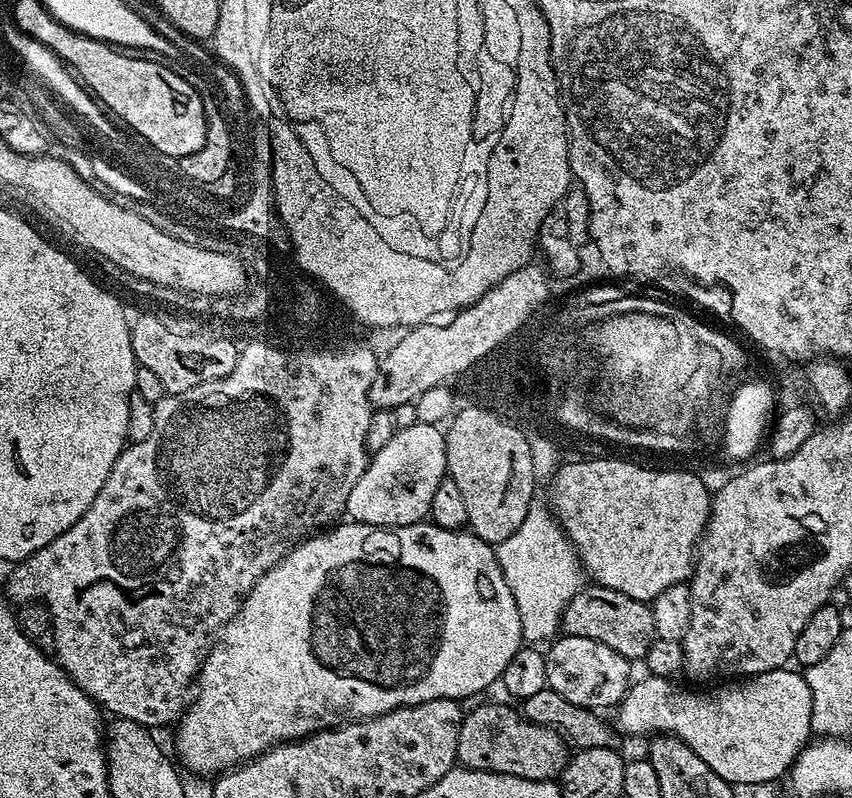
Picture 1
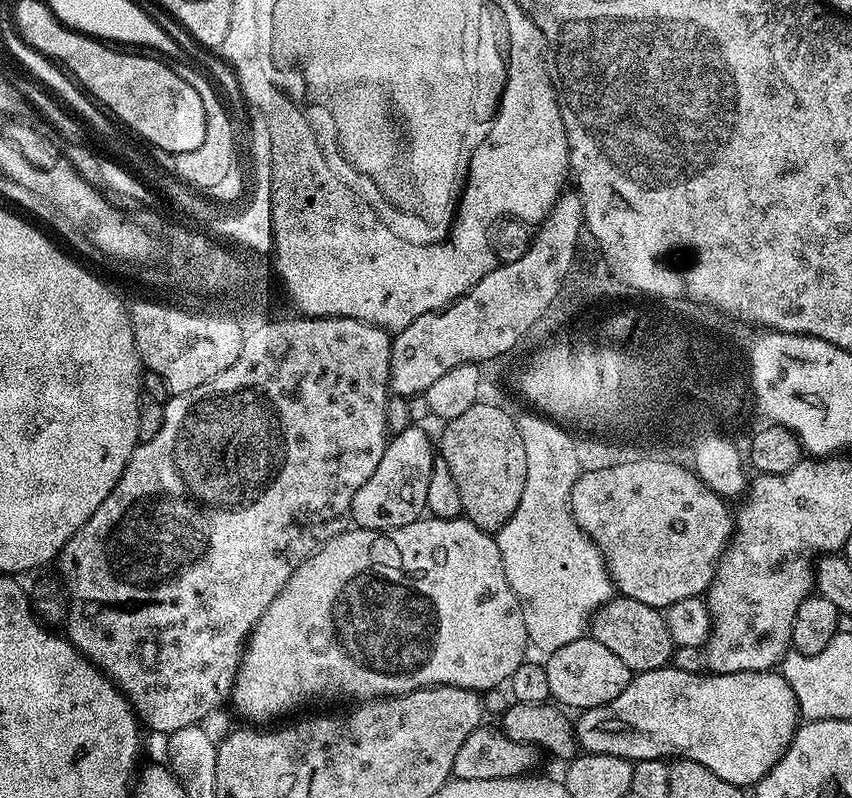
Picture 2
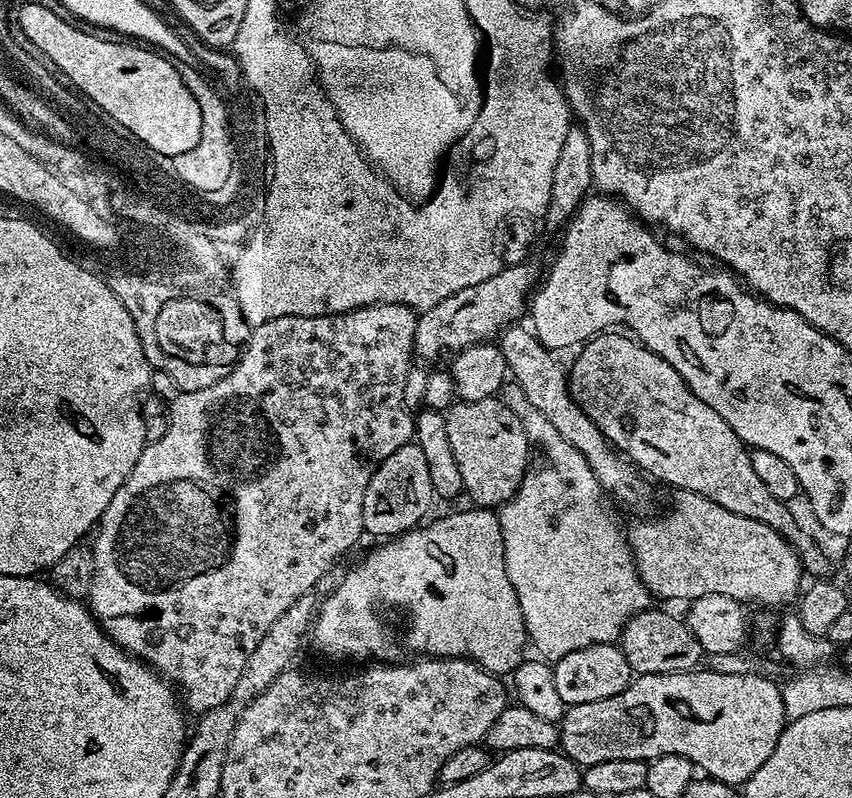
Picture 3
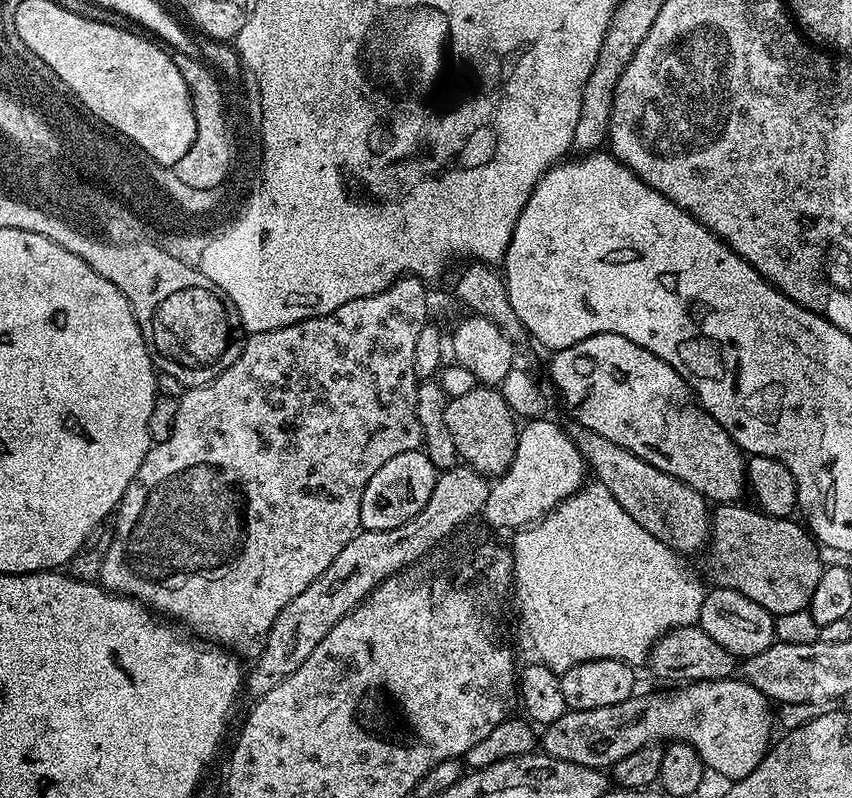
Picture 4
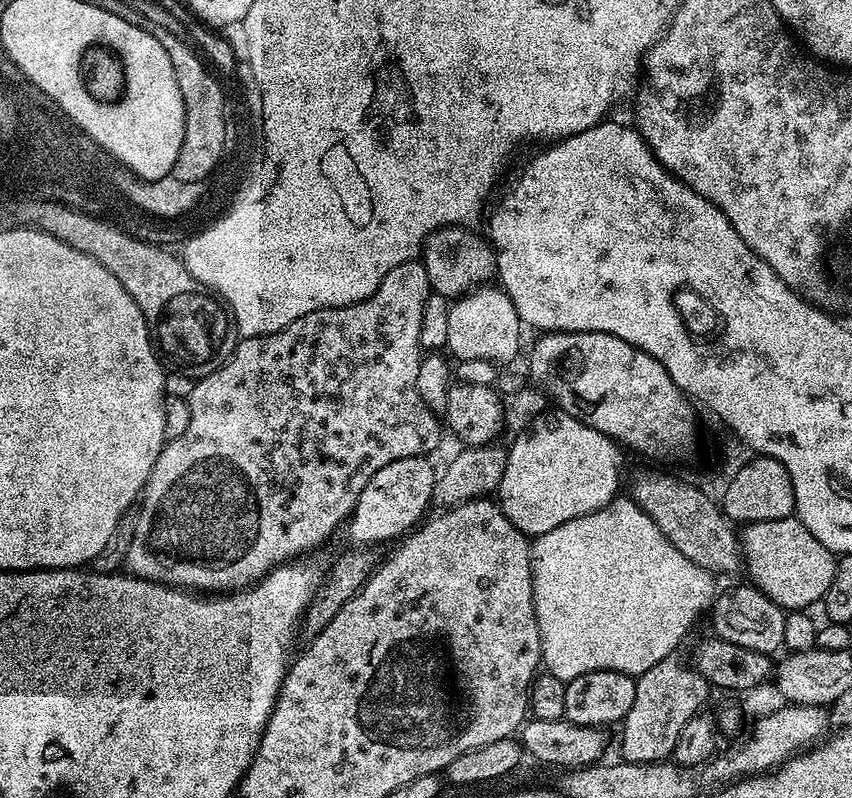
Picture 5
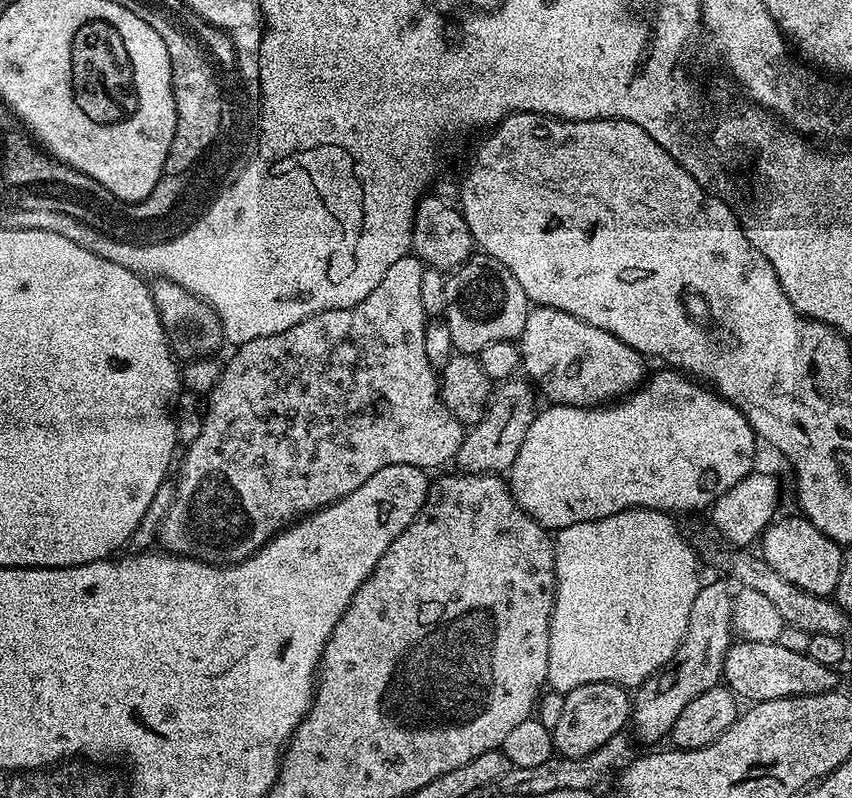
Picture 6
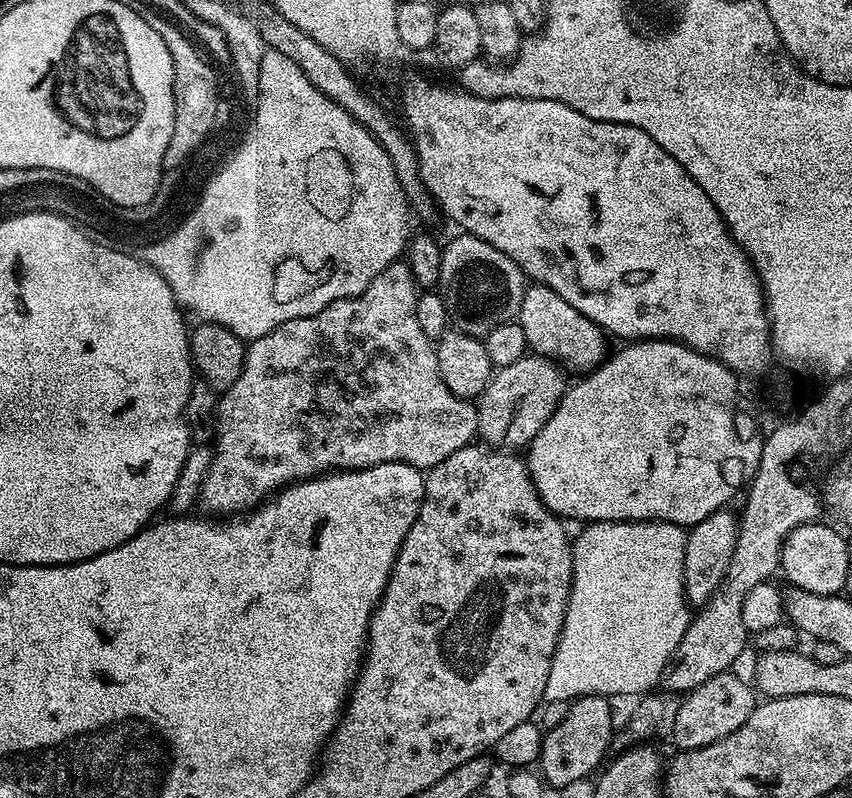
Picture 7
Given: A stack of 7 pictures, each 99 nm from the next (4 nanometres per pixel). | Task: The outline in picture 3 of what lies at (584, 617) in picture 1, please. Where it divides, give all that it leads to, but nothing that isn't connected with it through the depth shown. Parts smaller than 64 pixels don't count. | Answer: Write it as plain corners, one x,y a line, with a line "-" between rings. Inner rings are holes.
649,606
642,612
635,612
624,623
618,647
624,651
626,662
630,662
633,673
641,676
691,672
701,667
706,655
698,638
692,636
692,631
681,617
679,620
668,612
659,612
655,606

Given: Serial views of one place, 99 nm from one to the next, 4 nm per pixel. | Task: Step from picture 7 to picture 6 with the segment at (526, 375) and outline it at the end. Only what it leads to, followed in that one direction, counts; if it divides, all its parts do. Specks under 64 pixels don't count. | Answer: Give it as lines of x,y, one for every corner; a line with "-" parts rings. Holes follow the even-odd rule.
527,379
503,381
489,396
480,421
465,431
462,446
456,451
455,467
462,472
507,473
514,458
518,458
518,450
522,450
522,438
526,438
526,430
537,407
536,400
537,393

